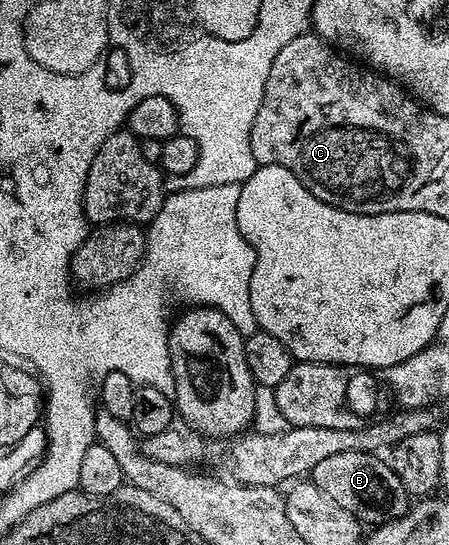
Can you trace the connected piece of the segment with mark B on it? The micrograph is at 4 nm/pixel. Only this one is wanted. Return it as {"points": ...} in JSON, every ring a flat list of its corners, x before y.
{"points":[[342,451,342,455,330,455,322,459,310,475,318,491,326,491,338,507,346,507,365,526,385,525,387,521,406,515,410,508,410,498,402,479,393,471,383,456,362,451]]}

